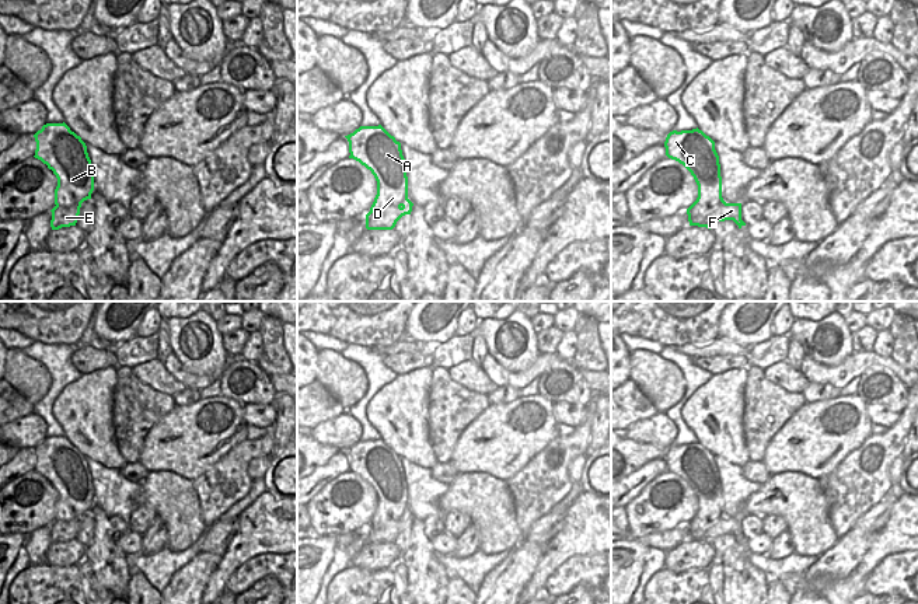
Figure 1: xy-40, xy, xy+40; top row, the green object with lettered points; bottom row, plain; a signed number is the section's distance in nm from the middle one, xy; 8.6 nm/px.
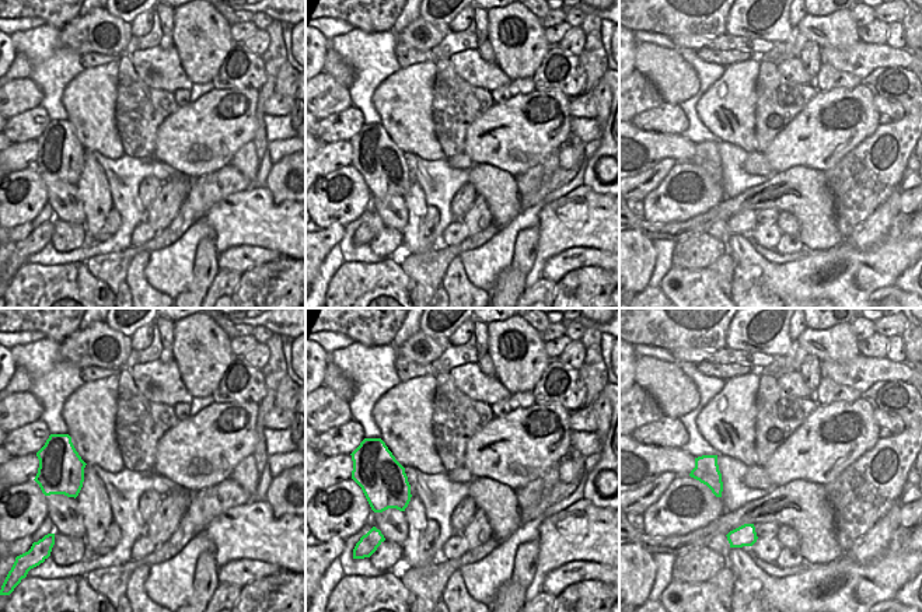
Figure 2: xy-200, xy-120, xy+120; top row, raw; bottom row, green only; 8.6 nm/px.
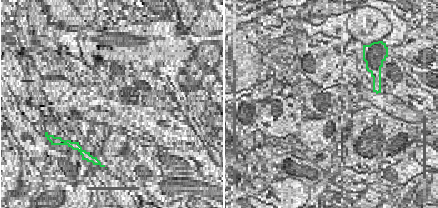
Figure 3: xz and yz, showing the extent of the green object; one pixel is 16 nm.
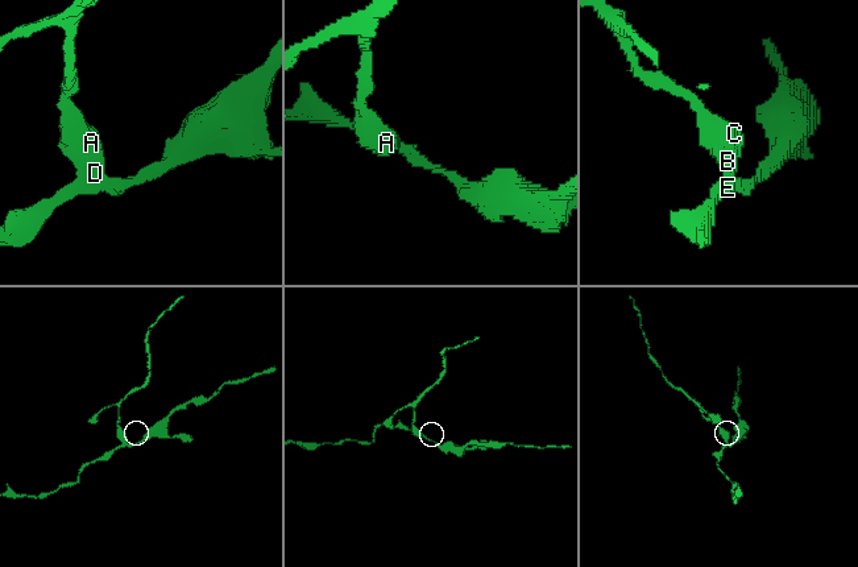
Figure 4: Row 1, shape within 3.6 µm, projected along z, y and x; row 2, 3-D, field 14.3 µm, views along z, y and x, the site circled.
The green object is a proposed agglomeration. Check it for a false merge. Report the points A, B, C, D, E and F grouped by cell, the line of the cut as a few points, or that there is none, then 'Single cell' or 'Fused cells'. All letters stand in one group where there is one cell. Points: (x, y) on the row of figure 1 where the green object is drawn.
Groups: A B C D / E F. Split along xy (401, 208), (390, 208), (381, 215), (370, 212). Fused cells

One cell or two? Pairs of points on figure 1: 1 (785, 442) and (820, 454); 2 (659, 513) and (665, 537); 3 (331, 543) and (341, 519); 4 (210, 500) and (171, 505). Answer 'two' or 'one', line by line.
1: one
2: two
3: two
4: two

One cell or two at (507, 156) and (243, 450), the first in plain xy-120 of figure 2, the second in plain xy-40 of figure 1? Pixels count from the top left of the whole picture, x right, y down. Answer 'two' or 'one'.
two

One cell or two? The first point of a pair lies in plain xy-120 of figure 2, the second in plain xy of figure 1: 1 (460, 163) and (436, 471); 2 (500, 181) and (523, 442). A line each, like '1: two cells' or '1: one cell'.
1: one cell
2: two cells

